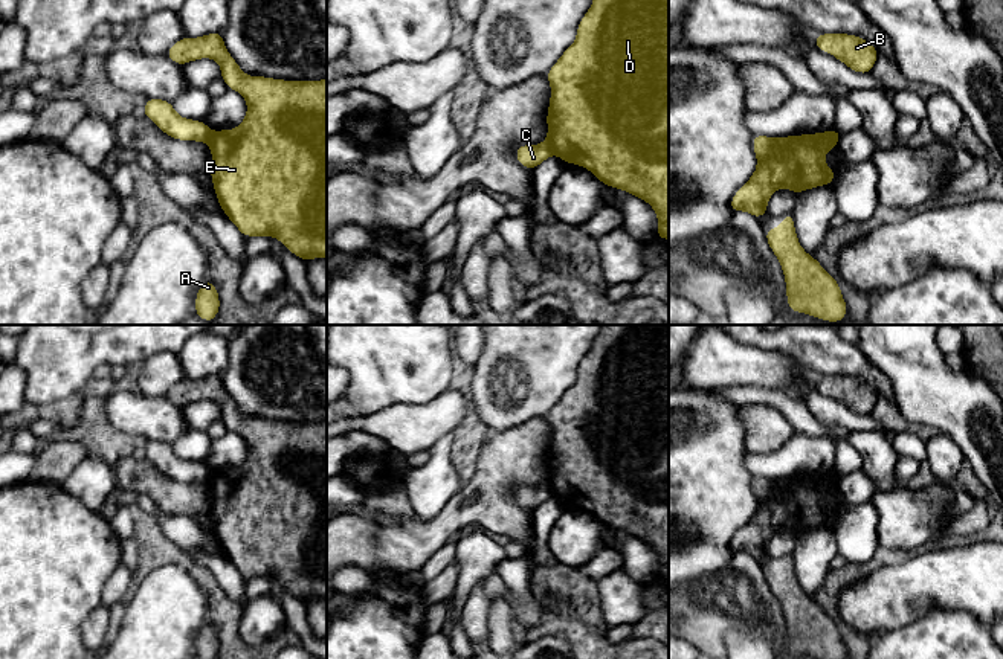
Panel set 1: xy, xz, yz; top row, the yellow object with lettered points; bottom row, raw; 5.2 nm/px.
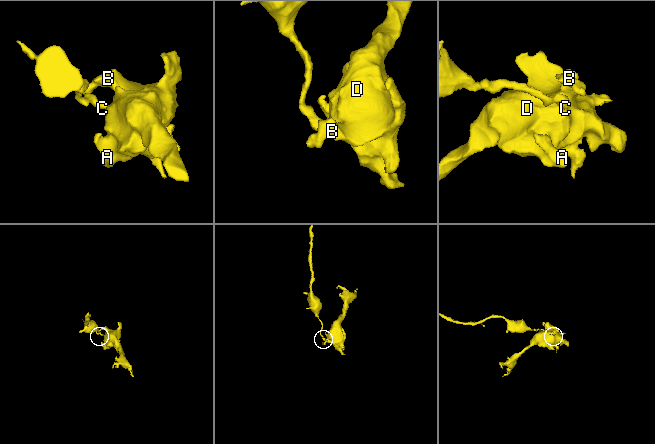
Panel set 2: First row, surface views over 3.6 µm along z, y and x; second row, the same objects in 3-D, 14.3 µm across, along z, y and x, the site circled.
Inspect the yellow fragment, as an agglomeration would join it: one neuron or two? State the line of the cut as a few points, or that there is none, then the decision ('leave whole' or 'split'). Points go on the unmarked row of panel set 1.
cut xz (547, 481), (553, 493); split

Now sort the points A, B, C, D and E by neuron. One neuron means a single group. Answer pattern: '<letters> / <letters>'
A B D E / C

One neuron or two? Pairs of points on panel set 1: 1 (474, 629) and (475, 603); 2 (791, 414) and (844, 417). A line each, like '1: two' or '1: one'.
1: one
2: two

